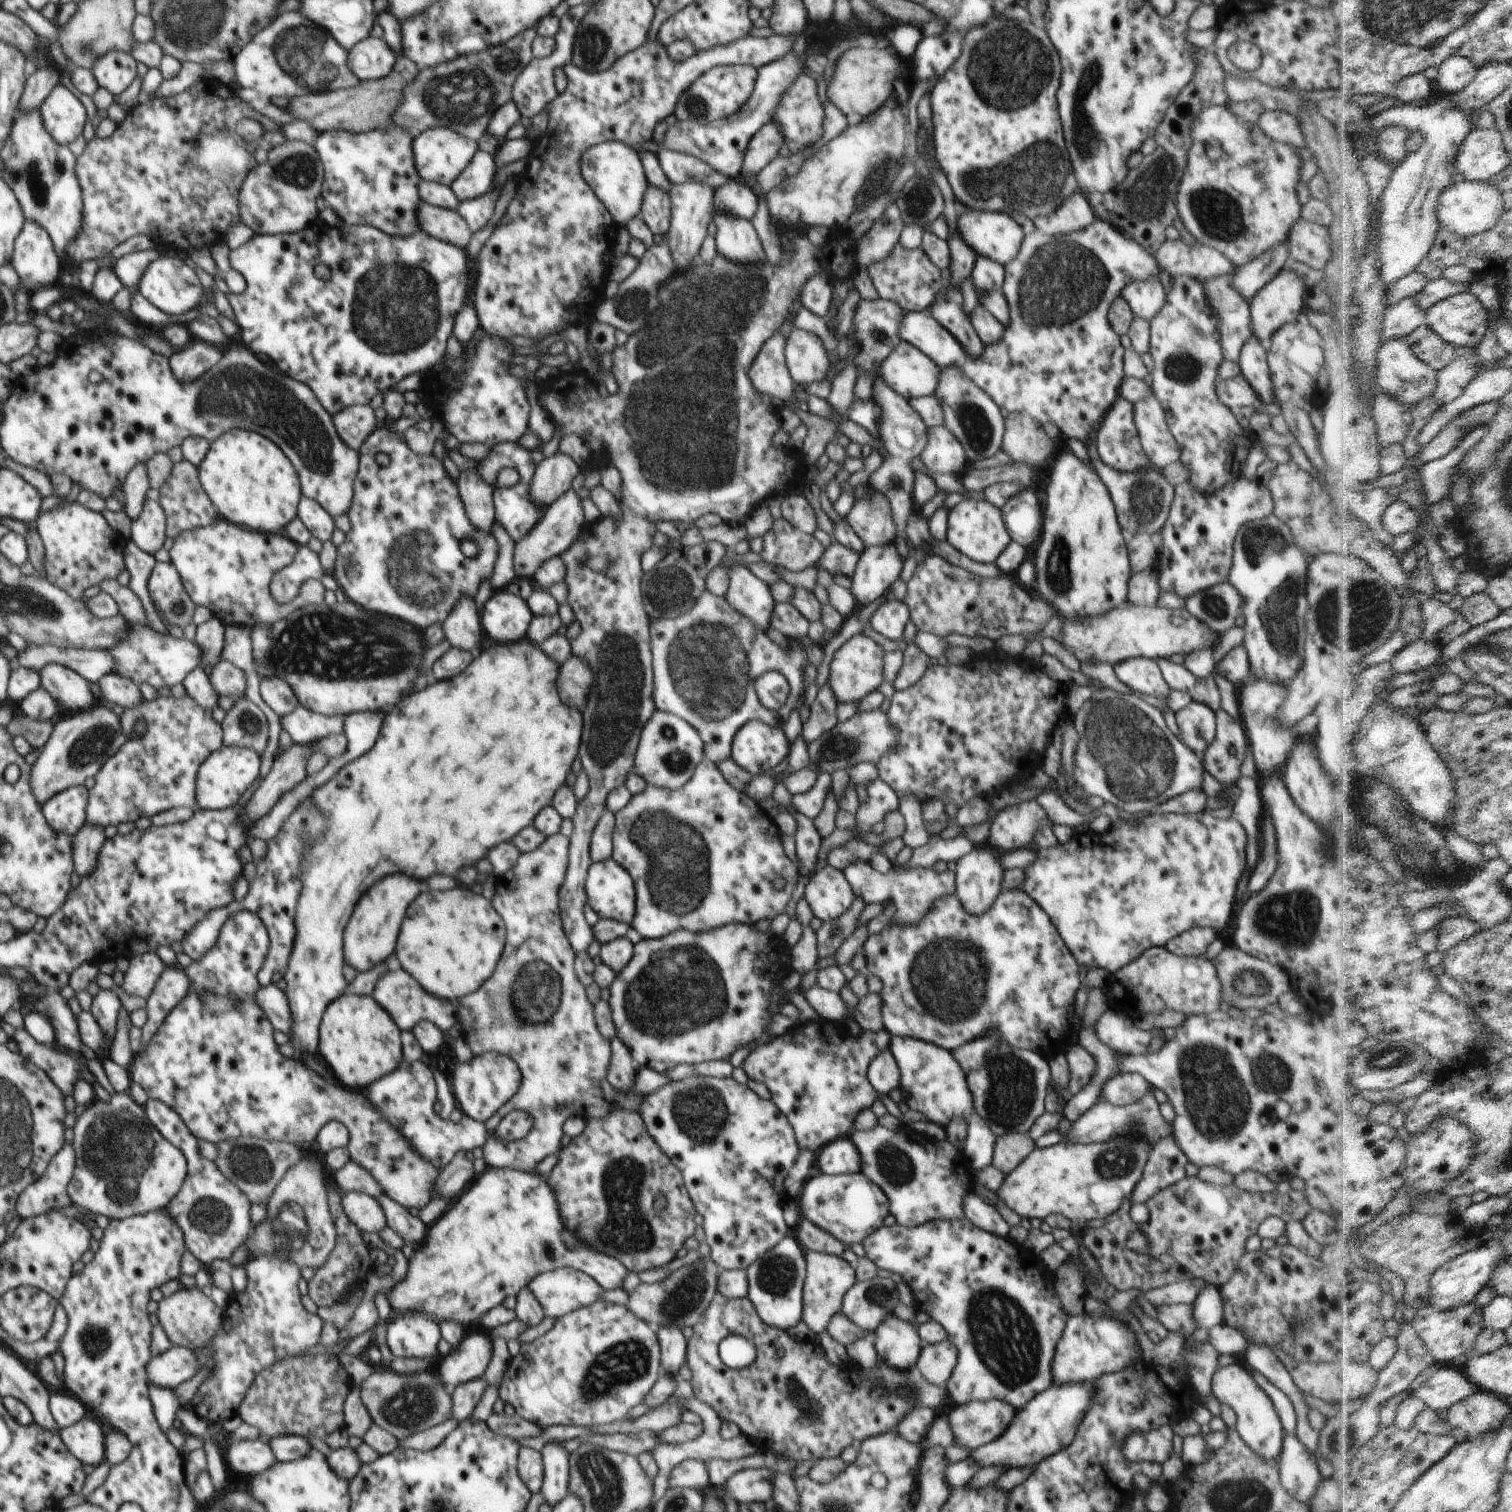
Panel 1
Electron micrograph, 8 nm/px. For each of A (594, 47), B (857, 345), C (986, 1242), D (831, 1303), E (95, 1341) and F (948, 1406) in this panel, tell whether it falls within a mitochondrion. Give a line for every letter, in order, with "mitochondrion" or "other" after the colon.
A: mitochondrion
B: other
C: other
D: other
E: mitochondrion
F: other

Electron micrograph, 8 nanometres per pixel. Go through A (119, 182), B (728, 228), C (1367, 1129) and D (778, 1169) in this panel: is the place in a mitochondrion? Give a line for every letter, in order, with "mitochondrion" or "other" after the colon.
A: other
B: other
C: other
D: other

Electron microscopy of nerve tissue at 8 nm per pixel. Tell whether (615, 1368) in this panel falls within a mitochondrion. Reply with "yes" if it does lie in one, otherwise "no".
yes

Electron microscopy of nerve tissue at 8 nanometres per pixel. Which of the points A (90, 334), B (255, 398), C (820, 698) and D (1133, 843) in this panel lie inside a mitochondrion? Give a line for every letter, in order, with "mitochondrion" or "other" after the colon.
A: other
B: mitochondrion
C: other
D: other

